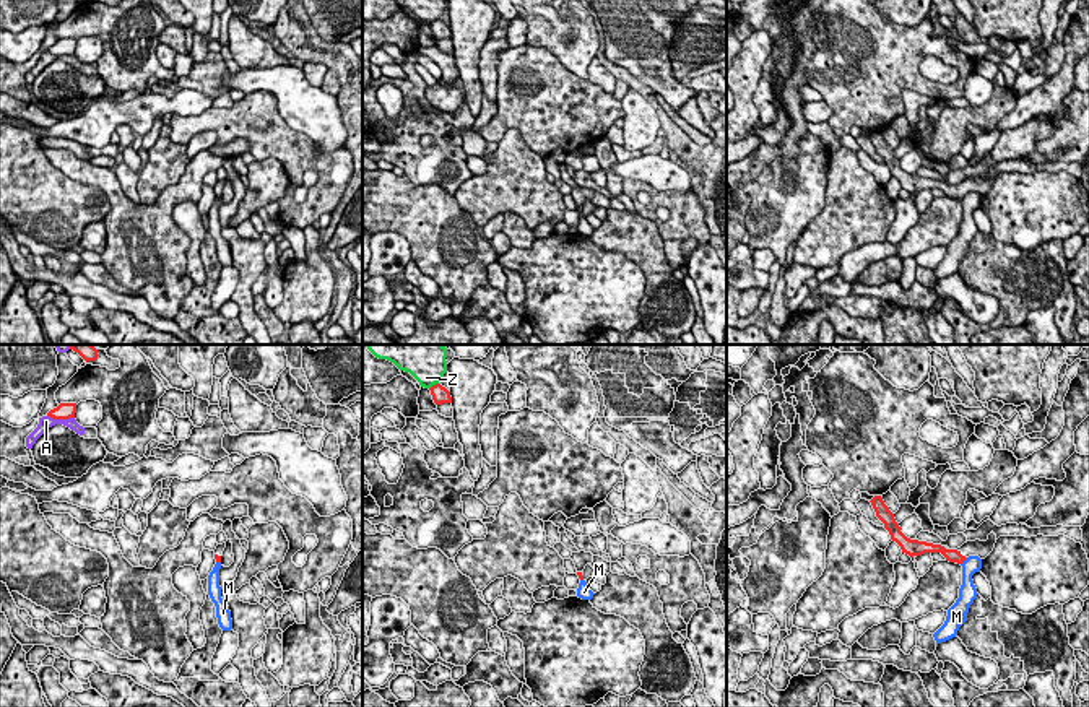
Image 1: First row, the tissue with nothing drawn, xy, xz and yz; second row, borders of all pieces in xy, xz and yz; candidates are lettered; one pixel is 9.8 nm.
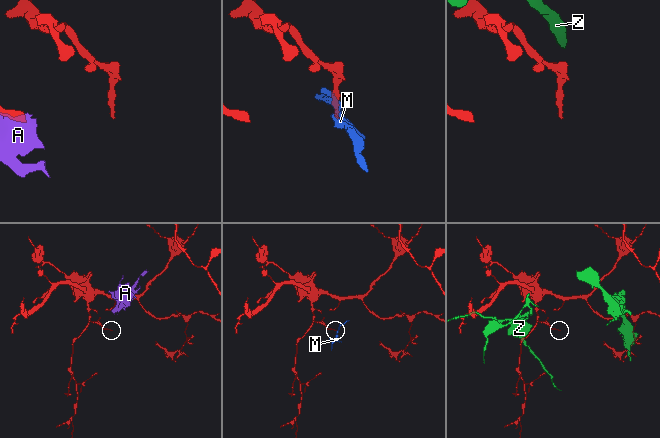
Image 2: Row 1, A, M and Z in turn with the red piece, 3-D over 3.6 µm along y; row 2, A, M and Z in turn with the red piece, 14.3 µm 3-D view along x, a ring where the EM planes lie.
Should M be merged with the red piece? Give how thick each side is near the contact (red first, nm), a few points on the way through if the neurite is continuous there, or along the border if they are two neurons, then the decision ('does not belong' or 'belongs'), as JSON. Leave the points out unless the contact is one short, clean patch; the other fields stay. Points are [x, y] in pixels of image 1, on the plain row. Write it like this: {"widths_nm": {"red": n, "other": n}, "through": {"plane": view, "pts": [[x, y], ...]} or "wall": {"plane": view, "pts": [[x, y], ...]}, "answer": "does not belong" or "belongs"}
{"widths_nm": {"red": 130, "other": 170}, "wall": {"plane": "yz", "pts": [[966, 194], [961, 200]]}, "answer": "does not belong"}

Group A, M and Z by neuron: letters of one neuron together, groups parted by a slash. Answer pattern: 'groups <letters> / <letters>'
groups A / M / Z

